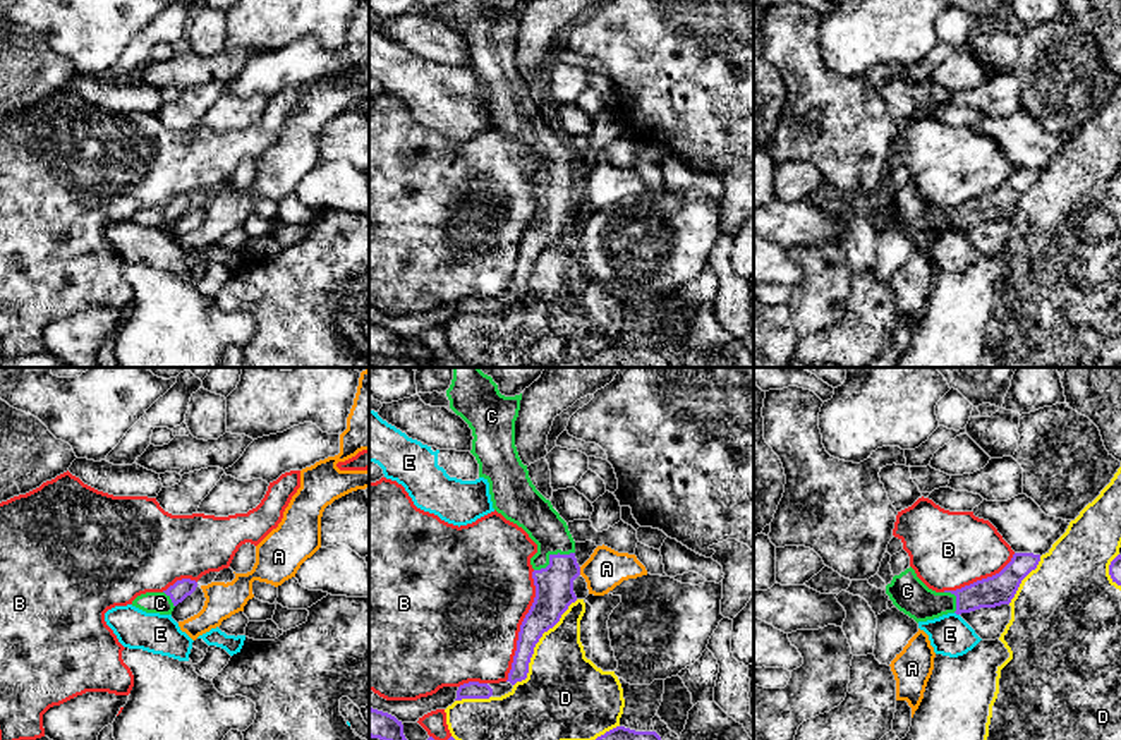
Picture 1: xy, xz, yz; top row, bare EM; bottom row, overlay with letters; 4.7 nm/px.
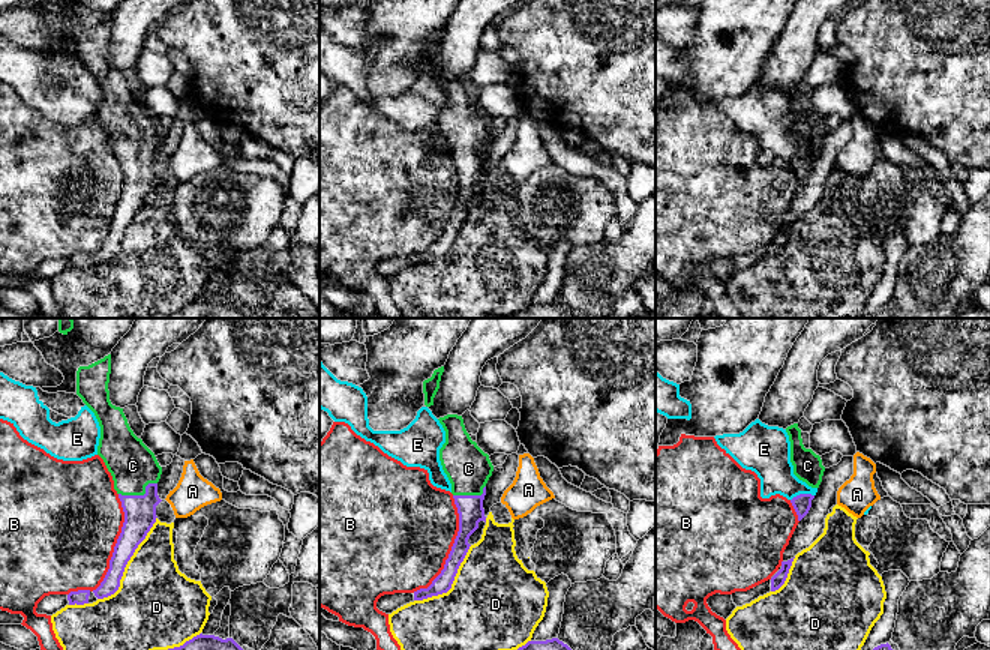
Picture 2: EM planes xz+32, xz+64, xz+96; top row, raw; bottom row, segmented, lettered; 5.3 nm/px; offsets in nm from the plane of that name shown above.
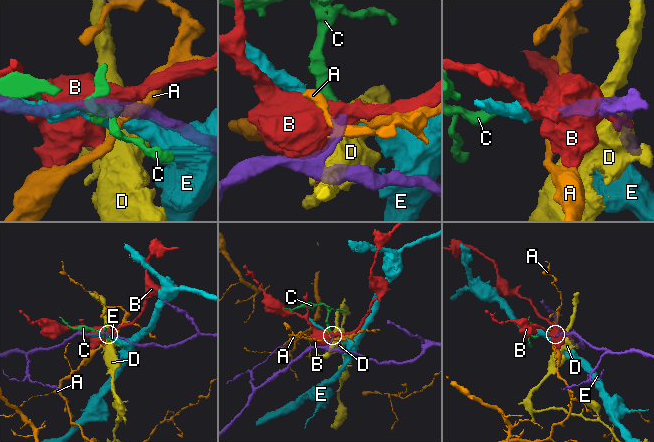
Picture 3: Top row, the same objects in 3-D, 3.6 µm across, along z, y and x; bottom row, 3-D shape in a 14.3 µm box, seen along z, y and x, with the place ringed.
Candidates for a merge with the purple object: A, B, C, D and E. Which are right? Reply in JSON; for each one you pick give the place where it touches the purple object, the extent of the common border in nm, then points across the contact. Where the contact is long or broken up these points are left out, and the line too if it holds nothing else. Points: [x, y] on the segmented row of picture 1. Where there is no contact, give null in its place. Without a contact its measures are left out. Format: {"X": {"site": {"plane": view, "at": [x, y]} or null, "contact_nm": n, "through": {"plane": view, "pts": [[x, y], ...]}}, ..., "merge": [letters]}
{"C": {"site": {"plane": "xz", "at": [551, 555]}, "contact_nm": 220, "through": {"plane": "xz", "pts": [[553, 584], [551, 555], [550, 531], [527, 509]]}}, "merge": ["C"]}

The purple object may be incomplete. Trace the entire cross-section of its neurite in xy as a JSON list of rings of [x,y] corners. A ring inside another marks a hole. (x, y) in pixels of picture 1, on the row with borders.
[[[182,579],[177,580],[163,592],[146,592],[132,601],[132,606],[146,613],[172,615],[173,608],[191,596],[197,587],[196,580]]]

